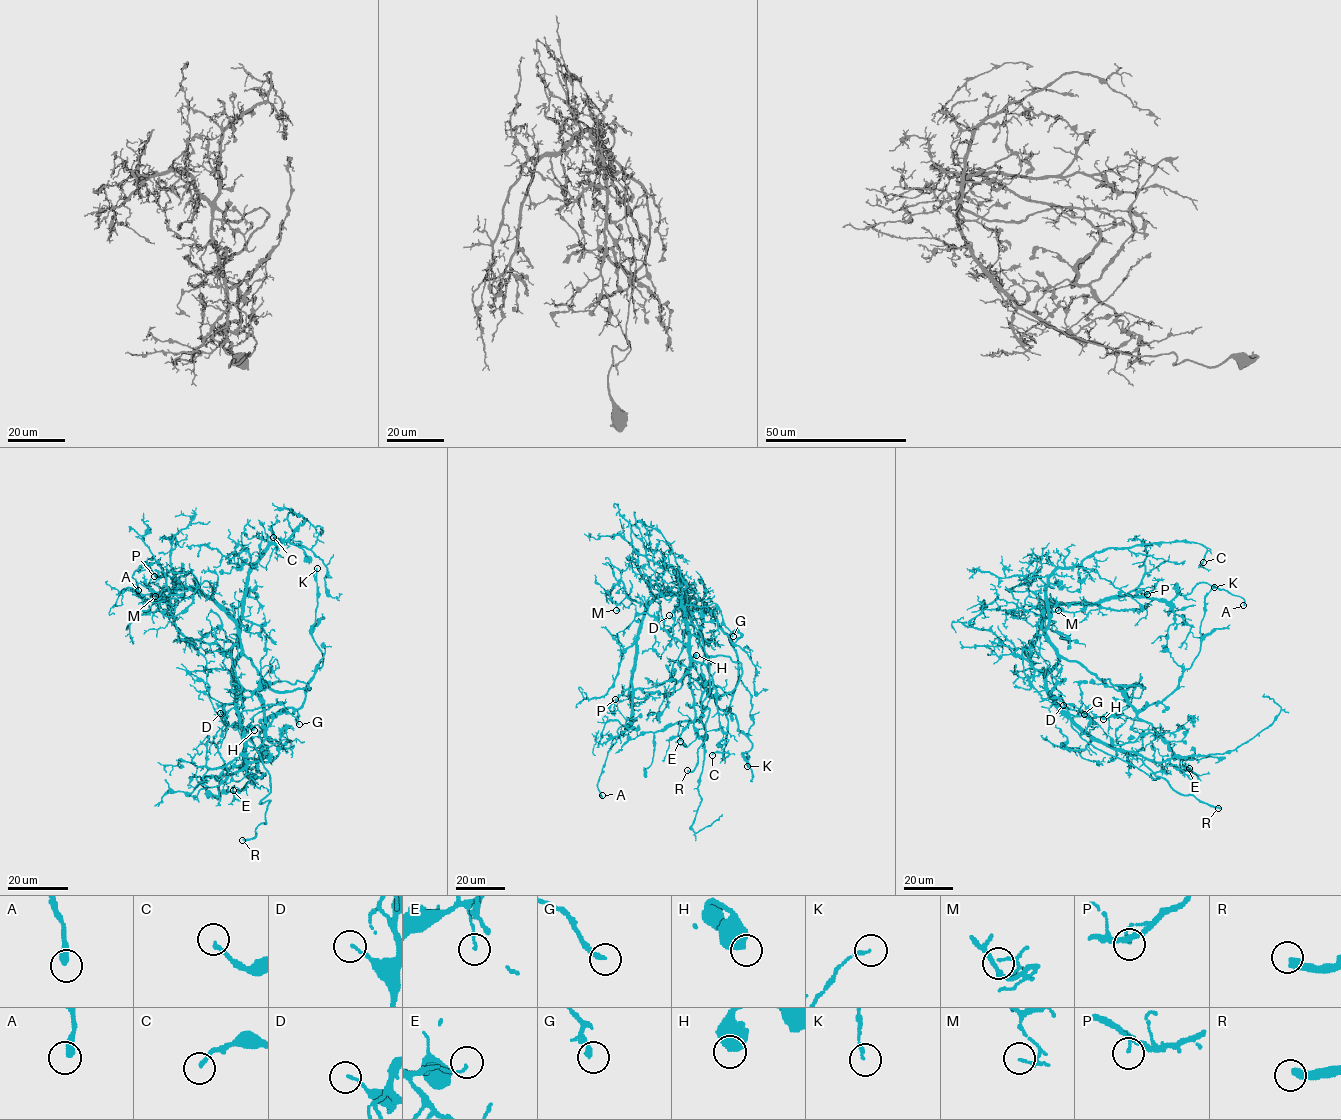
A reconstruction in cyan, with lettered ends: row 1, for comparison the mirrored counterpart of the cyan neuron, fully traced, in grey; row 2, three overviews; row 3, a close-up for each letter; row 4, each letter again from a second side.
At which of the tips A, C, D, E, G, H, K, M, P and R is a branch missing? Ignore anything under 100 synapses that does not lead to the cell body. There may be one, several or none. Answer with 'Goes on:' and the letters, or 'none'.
Goes on: R

